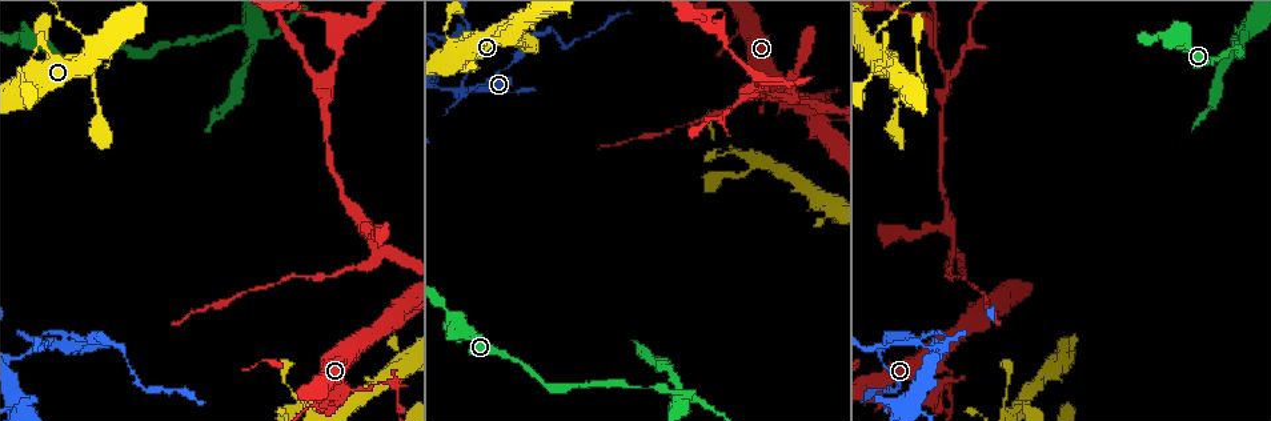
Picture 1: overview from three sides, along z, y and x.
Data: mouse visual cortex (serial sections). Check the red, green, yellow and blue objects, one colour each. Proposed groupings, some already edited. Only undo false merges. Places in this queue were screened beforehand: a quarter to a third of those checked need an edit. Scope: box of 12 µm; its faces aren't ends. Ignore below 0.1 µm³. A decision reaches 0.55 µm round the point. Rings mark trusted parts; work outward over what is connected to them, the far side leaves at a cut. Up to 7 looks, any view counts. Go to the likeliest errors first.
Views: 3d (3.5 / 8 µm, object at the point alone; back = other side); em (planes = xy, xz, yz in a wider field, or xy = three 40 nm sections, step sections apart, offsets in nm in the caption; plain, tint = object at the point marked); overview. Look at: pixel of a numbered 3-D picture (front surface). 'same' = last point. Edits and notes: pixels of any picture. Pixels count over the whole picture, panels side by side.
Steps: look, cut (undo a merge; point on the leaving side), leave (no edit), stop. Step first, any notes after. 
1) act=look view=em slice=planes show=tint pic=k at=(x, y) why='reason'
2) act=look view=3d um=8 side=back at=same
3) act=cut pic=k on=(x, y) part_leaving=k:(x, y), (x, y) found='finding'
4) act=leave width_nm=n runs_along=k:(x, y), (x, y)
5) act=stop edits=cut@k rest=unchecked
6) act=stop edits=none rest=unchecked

act=look view=3d um=3.5 pic=1 at=(934, 346) why='narrows sharply'

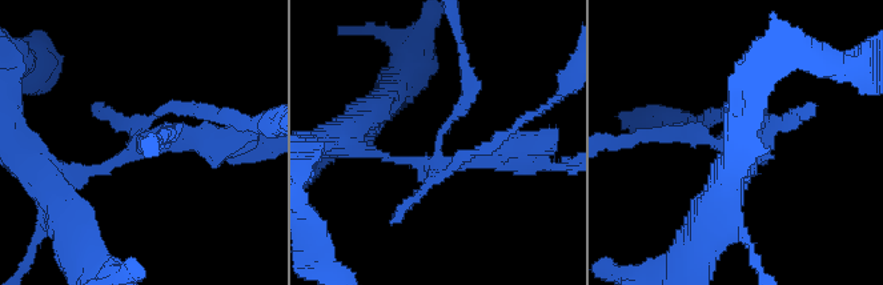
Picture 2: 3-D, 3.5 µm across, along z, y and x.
act=look view=em slice=planes show=tint pic=2 at=(435, 143)

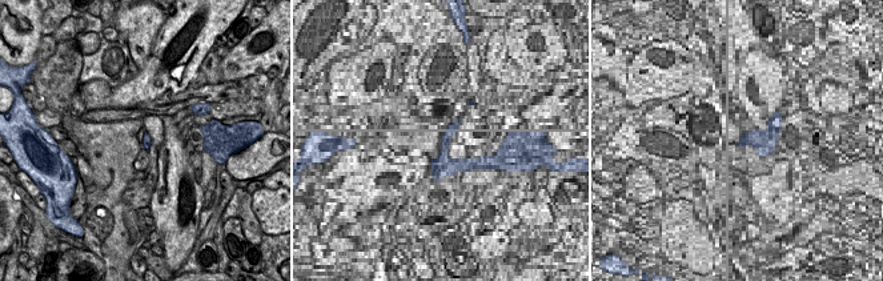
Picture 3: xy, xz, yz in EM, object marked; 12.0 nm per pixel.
act=cut pic=2 on=(699, 136) part_leaving=2:(141, 135), (165, 107), (240, 119) found='a second cell is stuck on'

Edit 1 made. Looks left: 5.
act=look view=3d um=3.5 pic=1 at=(354, 391) why='narrows sharply'

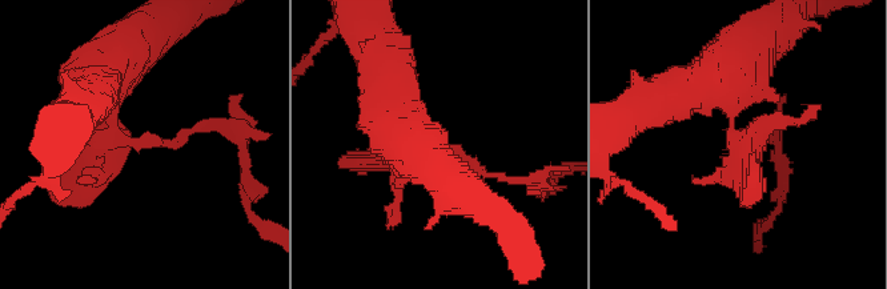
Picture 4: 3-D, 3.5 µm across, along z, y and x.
act=look view=em slice=xy step=2 show=tint pic=4 at=(140, 145) why='shape alone is not enough'

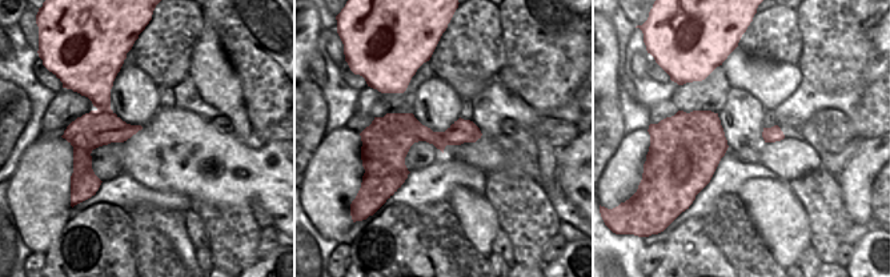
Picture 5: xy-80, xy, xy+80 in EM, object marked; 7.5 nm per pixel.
act=cut pic=4 on=(778, 129) found='a second cell is stuck on'

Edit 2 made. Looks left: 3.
act=look view=3d um=3.5 pic=1 at=(255, 30)

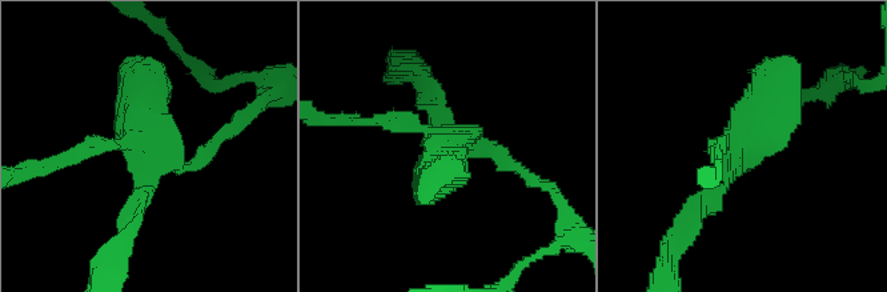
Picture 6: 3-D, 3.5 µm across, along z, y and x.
act=cut pic=6 on=(149, 70) part_leaving=6:(735, 144), (729, 182), (674, 243) found='two cells meet here'

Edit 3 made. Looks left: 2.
act=stop edits=cut@2,cut@4,cut@6 rest=unchecked

